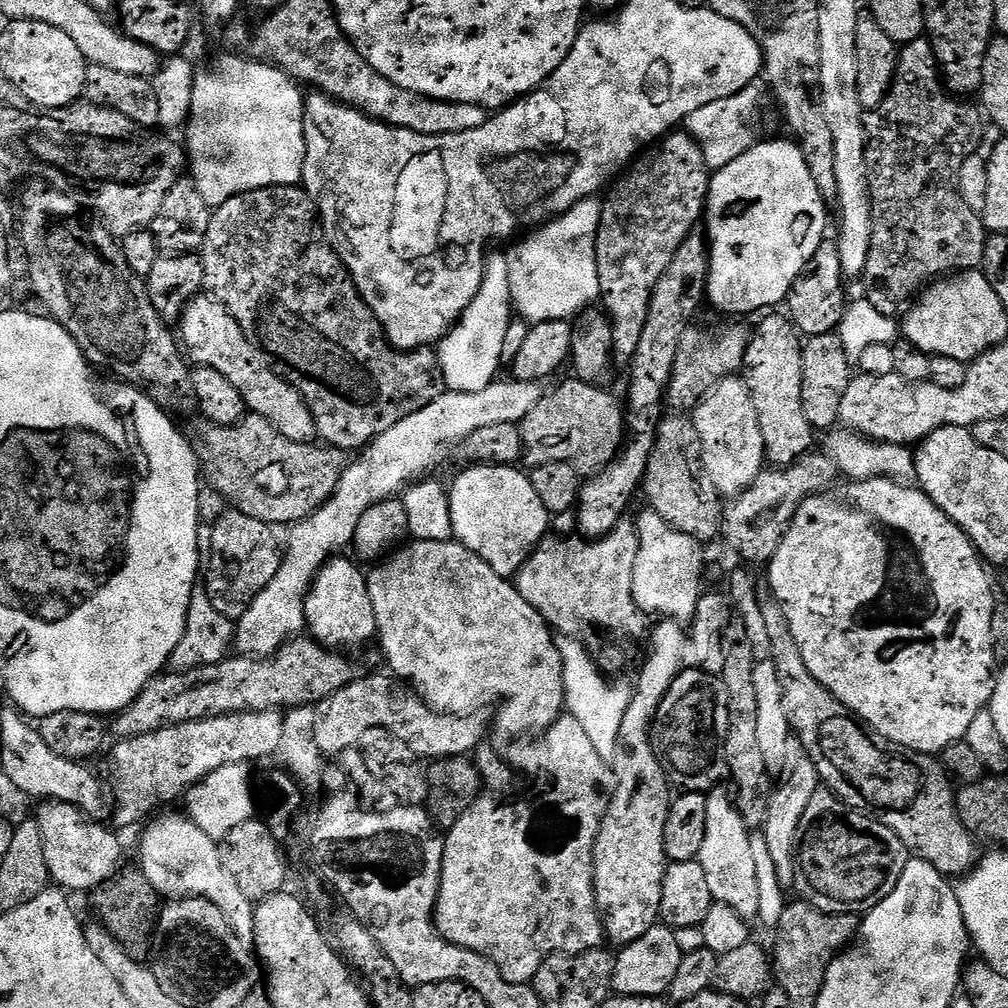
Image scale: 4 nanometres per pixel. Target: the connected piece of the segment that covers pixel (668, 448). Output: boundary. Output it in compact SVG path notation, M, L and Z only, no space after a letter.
M668 414L661 419L656 445L648 459L642 492L648 495L647 507L662 514L674 530L682 530L682 534L690 534L690 538L701 542L709 542L721 535L725 505L710 474L706 474L702 438L698 438L695 419L684 414Z

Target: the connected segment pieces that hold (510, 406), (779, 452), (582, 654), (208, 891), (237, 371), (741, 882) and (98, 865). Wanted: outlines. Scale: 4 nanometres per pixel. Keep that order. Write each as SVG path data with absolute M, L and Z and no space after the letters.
M497 378L490 386L486 386L477 392L441 392L430 406L422 406L418 414L410 414L410 418L402 418L398 426L390 426L386 434L382 434L378 439L372 441L367 448L359 453L360 460L353 459L345 468L344 473L336 493L322 505L315 514L307 520L299 520L297 524L291 525L286 540L286 551L280 561L278 574L254 598L254 602L242 614L242 618L234 628L234 648L237 653L254 656L257 658L267 658L280 649L287 640L299 637L305 631L304 623L304 599L308 597L308 592L312 589L312 584L316 580L316 575L321 568L337 555L339 548L348 548L354 538L354 530L358 530L358 518L370 510L370 506L380 504L384 500L391 500L397 494L403 493L404 489L425 479L444 459L448 456L448 451L452 447L463 445L464 440L474 434L474 430L482 430L486 426L498 426L498 422L510 422L519 425L521 420L538 406L542 395L541 385L533 380L518 380L515 378Z
M776 314L765 315L763 317L765 320L762 321L757 328L754 328L754 331L751 333L748 341L748 349L746 350L746 358L744 359L742 378L750 390L750 398L754 398L754 410L758 410L758 426L762 426L762 442L764 443L764 455L767 463L772 466L791 466L813 451L812 436L814 436L814 430L810 426L810 422L806 422L806 413L802 410L802 354L804 353L804 346L802 343L801 333L797 332L795 324L792 323L791 319L789 319L787 315L772 315Z
M556 636L556 645L564 662L566 708L571 716L578 718L578 722L582 722L594 750L598 750L598 754L602 754L604 760L611 762L616 758L618 730L622 727L626 706L630 706L632 701L633 689L629 685L627 688L624 684L611 684L607 680L609 677L602 671L601 665L594 659L593 653L591 656L579 644L580 642L579 639L570 636Z
M187 815L159 816L143 829L144 837L140 840L141 862L138 864L140 871L150 878L150 884L161 897L201 896L214 902L224 911L238 936L245 942L251 941L256 910L253 901L242 894L242 886L238 886L235 874L226 863L221 845L219 848L213 836L202 831Z
M211 294L193 298L184 307L178 336L190 360L192 355L193 365L218 370L218 374L230 378L230 386L236 387L238 394L242 394L248 412L266 418L266 422L270 422L270 426L274 426L282 438L290 438L290 442L299 444L310 444L317 439L314 414L310 414L308 401L272 369L267 358L251 344L246 334L242 334L242 326L238 326L234 314L226 310L221 300Z
M717 786L707 793L706 802L706 842L702 842L702 850L699 854L702 870L706 870L706 882L710 885L710 894L717 904L730 906L743 920L755 921L760 914L758 906L758 874L754 871L754 854L750 851L750 838L753 833L748 823L742 818L742 814L736 808L736 801L724 789L724 786Z
M59 802L49 803L38 815L40 833L44 836L44 853L46 854L46 866L48 875L59 887L69 893L84 892L91 893L93 888L102 886L110 877L115 876L122 867L120 861L120 840L115 836L117 833L111 827L97 822L91 816L87 816L82 810L78 810L73 804L62 804Z

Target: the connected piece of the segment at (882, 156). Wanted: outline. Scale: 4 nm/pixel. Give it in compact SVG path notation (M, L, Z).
M921 38L903 45L903 47L899 49L896 58L894 82L890 86L886 98L877 108L865 111L864 113L864 133L868 139L866 142L868 197L872 199L872 237L870 238L870 246L872 249L866 258L866 266L864 267L864 275L862 277L864 292L862 292L862 296L863 299L870 302L870 306L875 306L882 314L886 314L887 316L893 318L899 317L905 305L907 305L921 289L933 283L937 278L943 278L957 272L976 270L984 263L984 247L988 244L989 233L985 229L981 213L970 210L970 206L966 206L966 202L960 193L960 171L962 170L962 162L966 162L966 158L975 156L981 151L980 143L984 140L984 124L986 125L986 120L982 115L981 109L977 107L975 103L972 103L973 105L968 103L972 102L964 98L957 98L953 93L948 91L941 77L940 65L936 62L936 55L932 49L932 43L926 38Z

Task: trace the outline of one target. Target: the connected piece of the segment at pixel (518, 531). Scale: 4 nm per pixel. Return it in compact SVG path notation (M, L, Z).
M472 464L457 474L448 493L453 537L505 578L515 577L550 532L550 514L534 490L531 475L520 470L511 464Z

